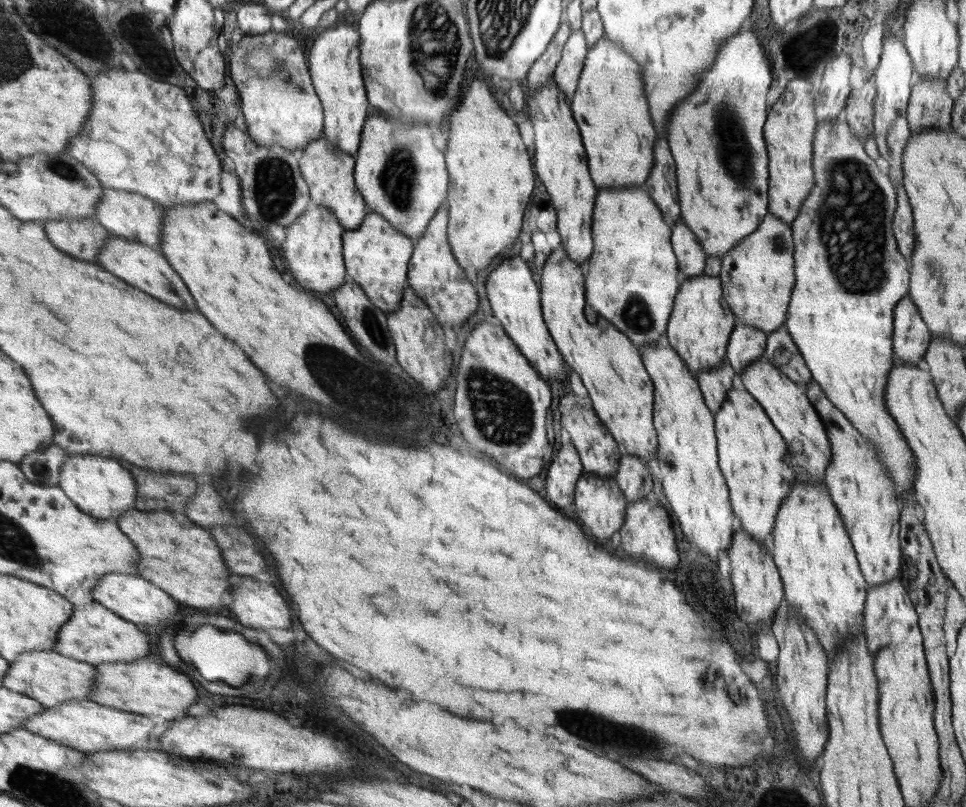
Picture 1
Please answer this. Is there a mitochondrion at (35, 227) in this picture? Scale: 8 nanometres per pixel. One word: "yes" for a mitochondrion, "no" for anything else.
no

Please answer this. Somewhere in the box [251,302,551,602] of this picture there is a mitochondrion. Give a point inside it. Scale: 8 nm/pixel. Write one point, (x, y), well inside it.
(489, 393)

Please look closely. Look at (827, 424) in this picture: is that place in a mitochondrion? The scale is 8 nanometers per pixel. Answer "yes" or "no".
no

